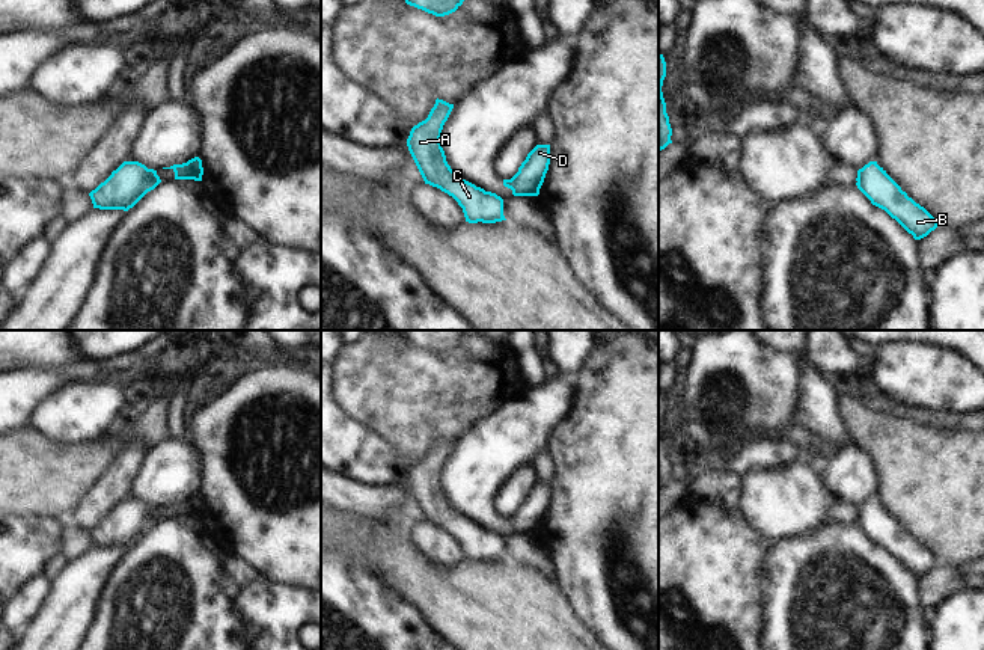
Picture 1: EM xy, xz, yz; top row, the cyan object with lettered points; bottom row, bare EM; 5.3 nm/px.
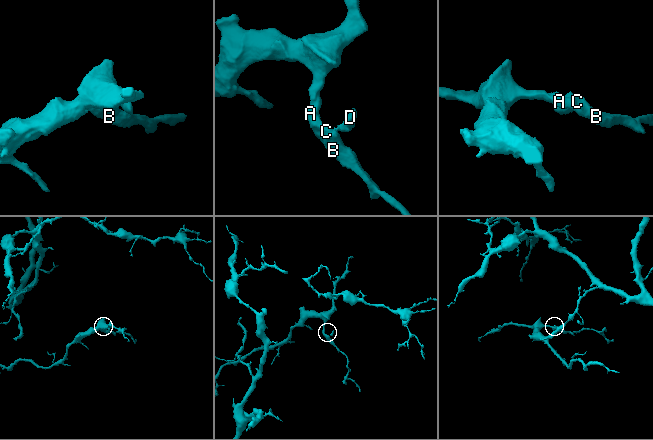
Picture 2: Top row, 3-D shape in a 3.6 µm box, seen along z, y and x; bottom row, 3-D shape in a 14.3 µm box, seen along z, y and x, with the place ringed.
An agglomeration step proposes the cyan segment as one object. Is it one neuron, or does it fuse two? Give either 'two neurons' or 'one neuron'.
two neurons

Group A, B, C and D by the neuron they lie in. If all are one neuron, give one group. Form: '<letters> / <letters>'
A B C / D

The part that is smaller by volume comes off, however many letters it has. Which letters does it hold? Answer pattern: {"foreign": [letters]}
{"foreign": ["D"]}

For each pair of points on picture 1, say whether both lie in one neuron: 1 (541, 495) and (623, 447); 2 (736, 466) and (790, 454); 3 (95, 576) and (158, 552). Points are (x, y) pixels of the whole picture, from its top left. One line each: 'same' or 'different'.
1: different
2: same
3: different

